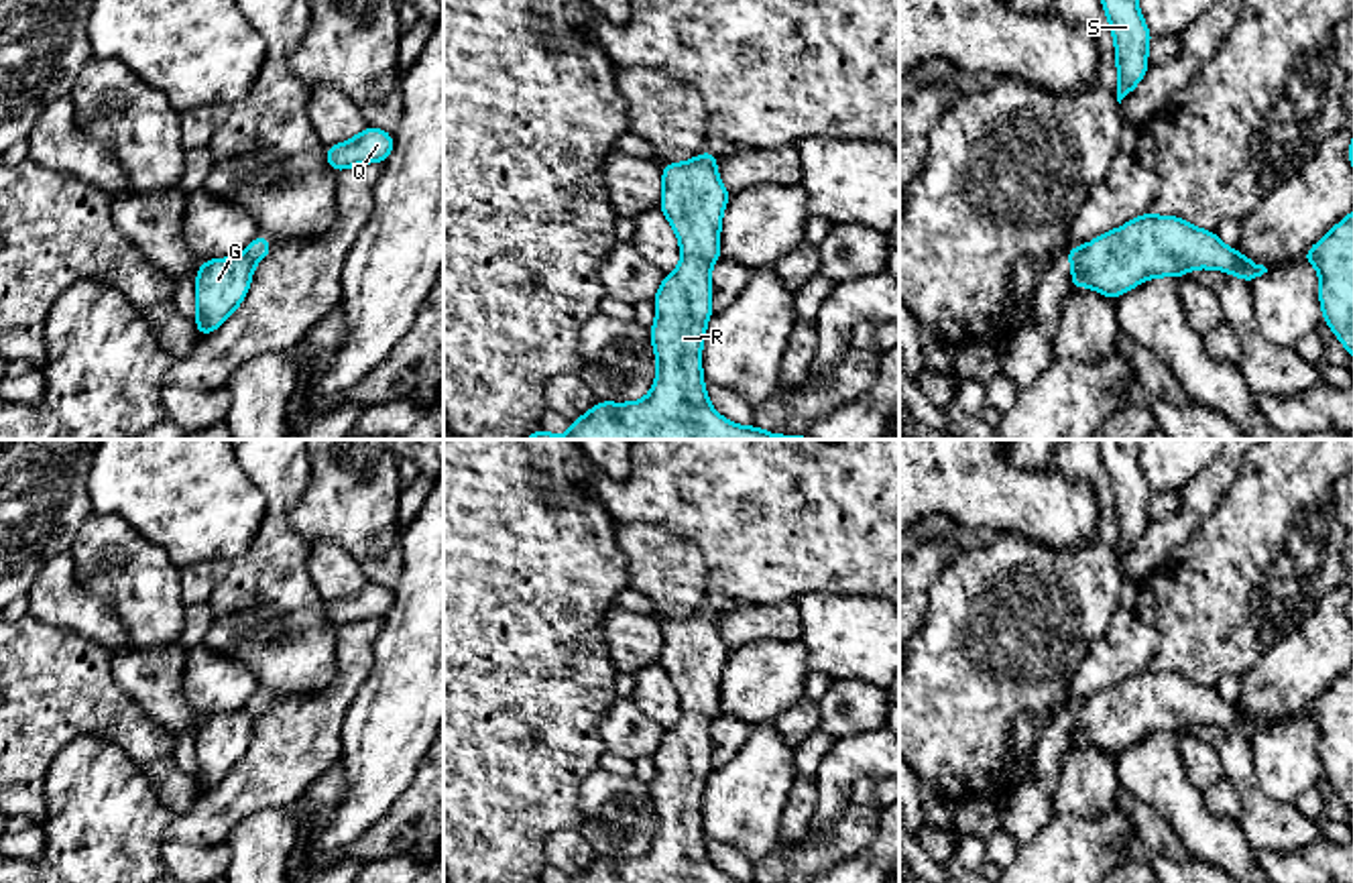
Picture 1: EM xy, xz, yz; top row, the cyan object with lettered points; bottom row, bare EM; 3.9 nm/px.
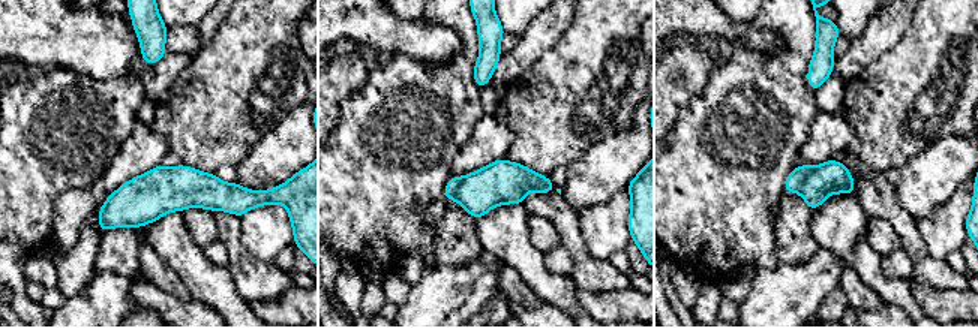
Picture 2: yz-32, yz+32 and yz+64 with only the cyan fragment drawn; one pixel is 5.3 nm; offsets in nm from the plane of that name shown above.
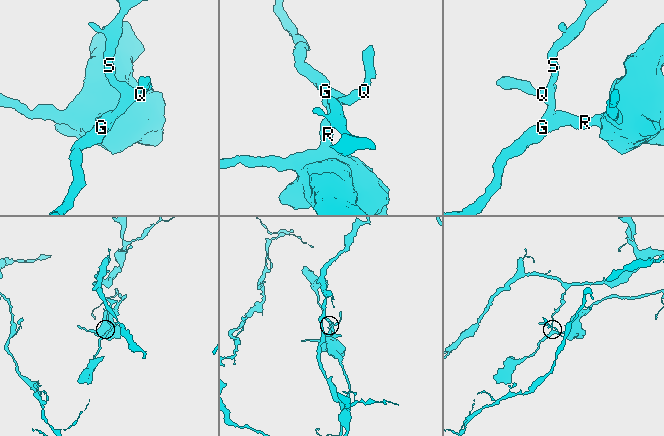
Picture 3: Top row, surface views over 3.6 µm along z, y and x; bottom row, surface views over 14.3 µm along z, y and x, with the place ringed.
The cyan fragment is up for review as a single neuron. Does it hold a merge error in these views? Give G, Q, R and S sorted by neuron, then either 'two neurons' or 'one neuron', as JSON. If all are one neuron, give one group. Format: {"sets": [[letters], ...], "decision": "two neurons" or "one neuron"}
{"sets": [["G", "R"], ["Q", "S"]], "decision": "two neurons"}

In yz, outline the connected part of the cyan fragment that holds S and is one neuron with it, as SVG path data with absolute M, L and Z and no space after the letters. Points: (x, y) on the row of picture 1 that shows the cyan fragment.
M1137 0L1101 2L1115 39L1117 102L1121 104L1121 100L1135 90L1150 69L1148 45L1154 35L1141 18Z

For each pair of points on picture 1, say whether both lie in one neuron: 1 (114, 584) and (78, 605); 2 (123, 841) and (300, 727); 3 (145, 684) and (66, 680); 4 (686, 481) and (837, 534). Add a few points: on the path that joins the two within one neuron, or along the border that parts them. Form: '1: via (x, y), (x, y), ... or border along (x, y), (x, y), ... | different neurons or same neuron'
1: border along (70, 554), (76, 580), (100, 597), (127, 631) | different neurons
2: via (167, 825), (200, 825), (208, 820), (257, 772) | same neuron
3: border along (108, 650), (112, 678), (149, 717) | different neurons
4: via (723, 481), (745, 481), (778, 513), (800, 515) | same neuron

